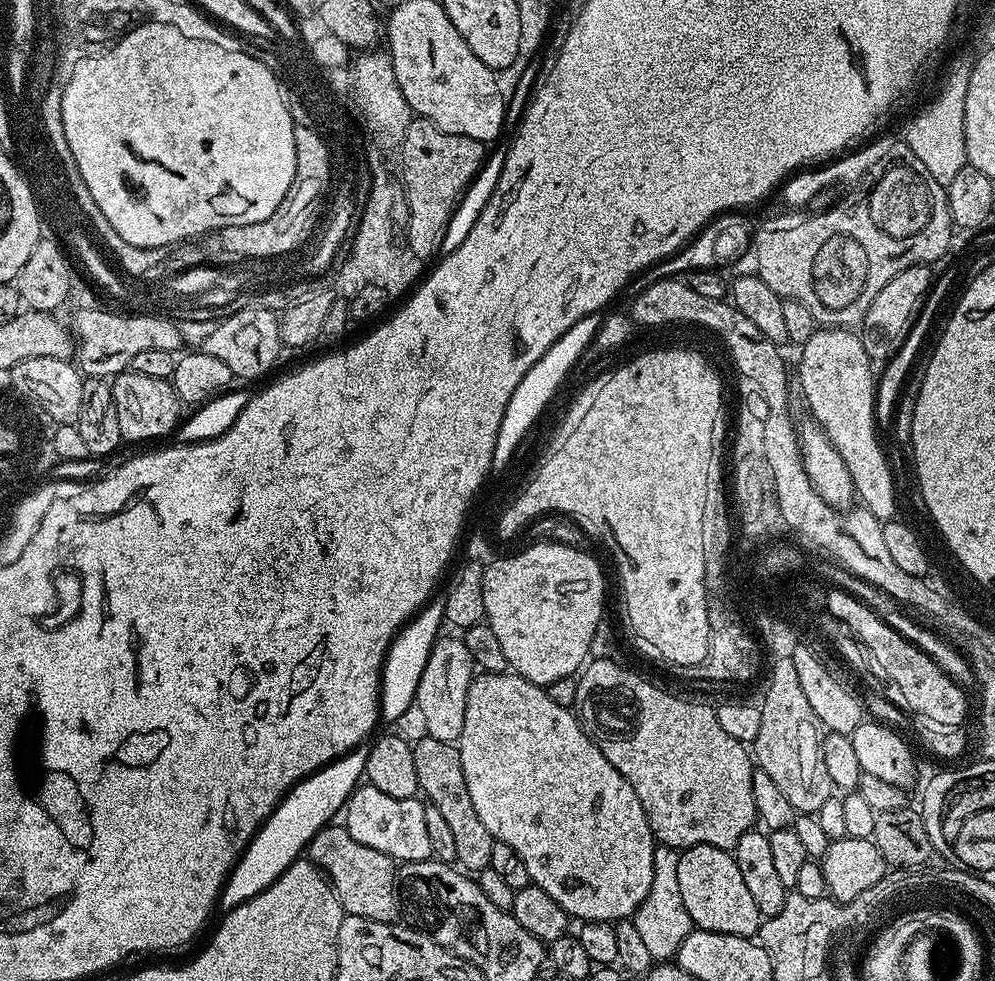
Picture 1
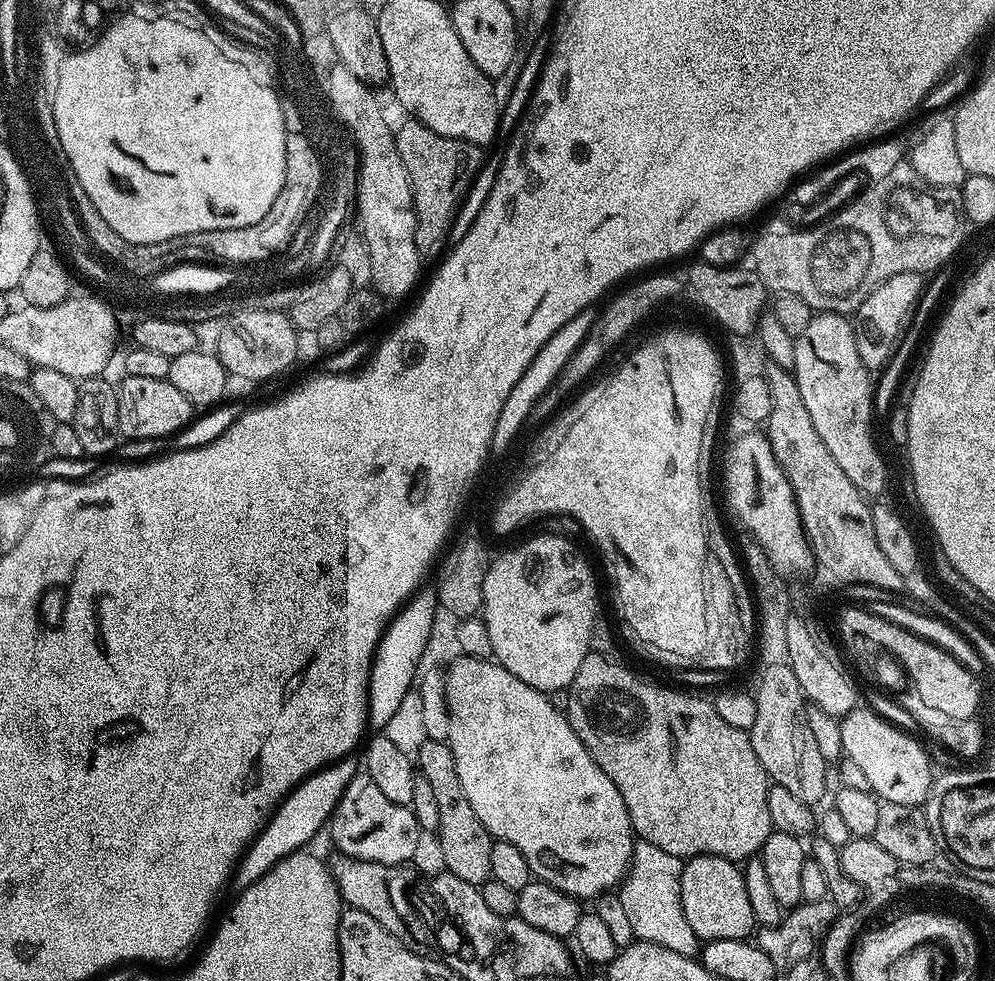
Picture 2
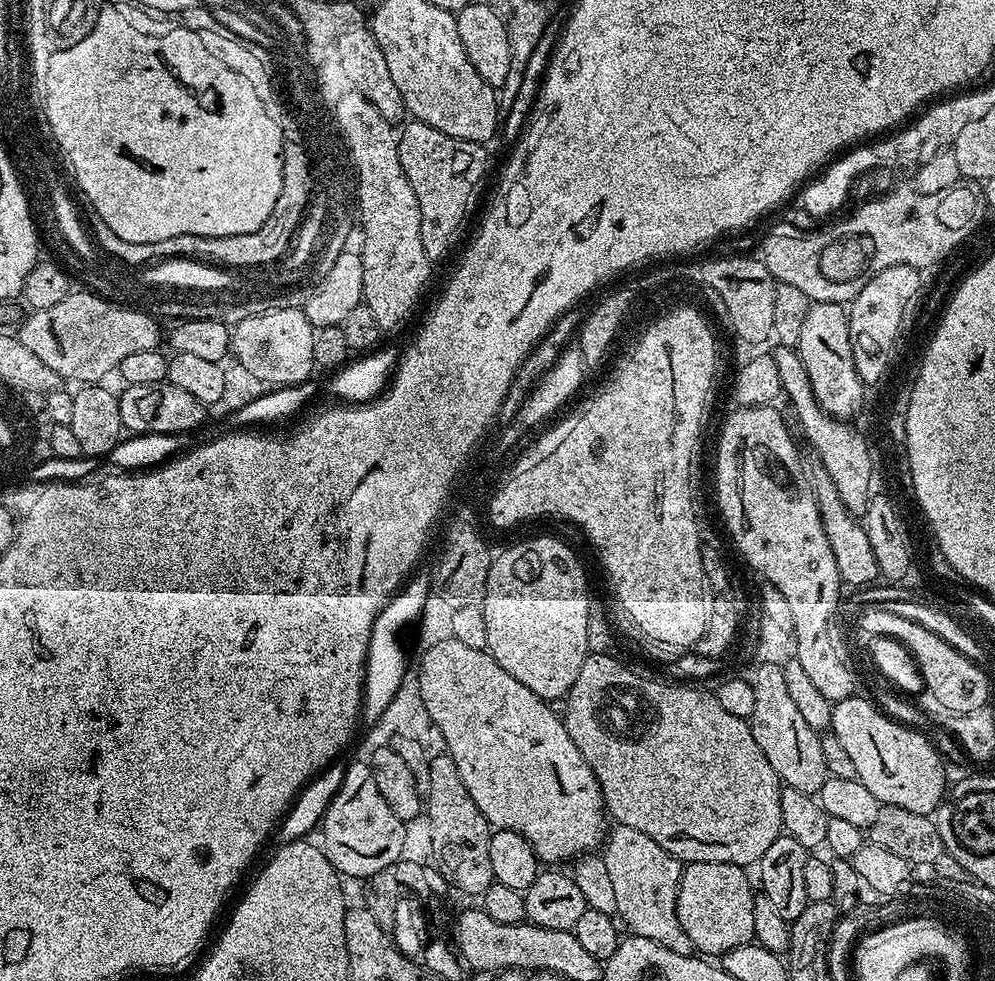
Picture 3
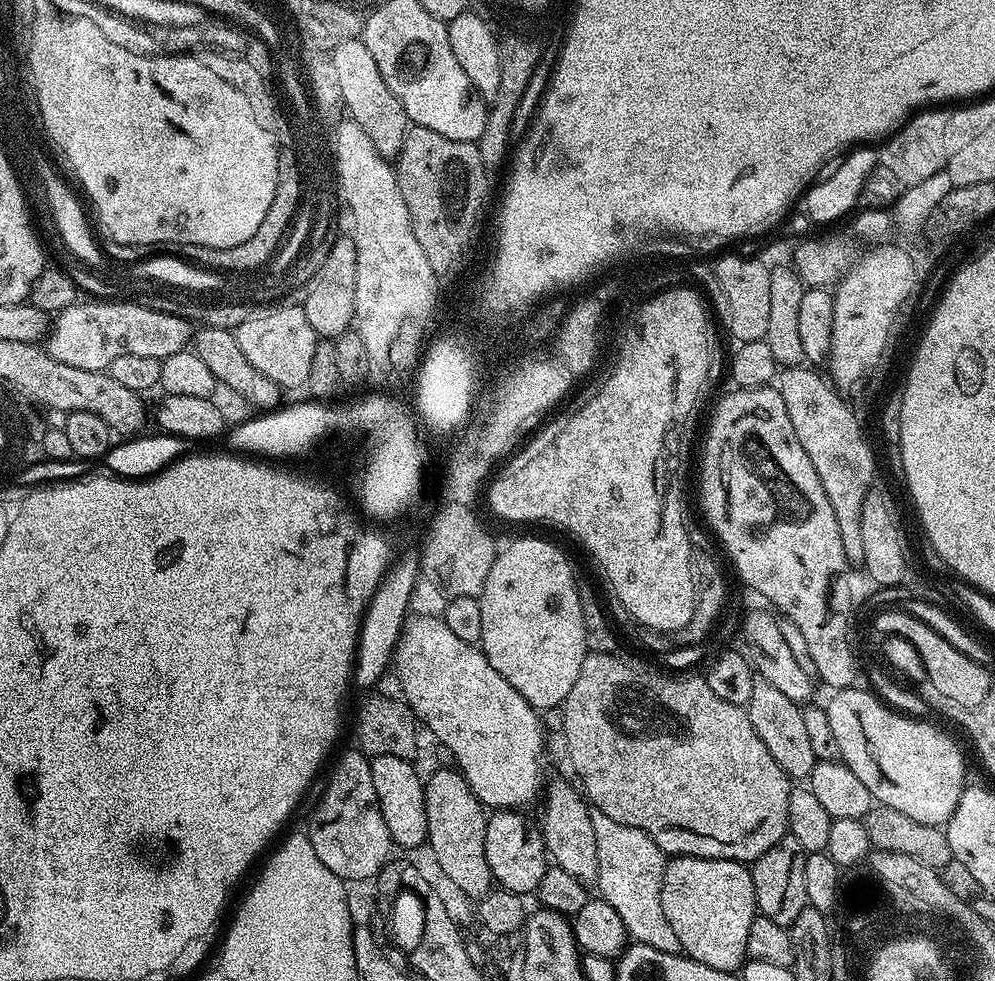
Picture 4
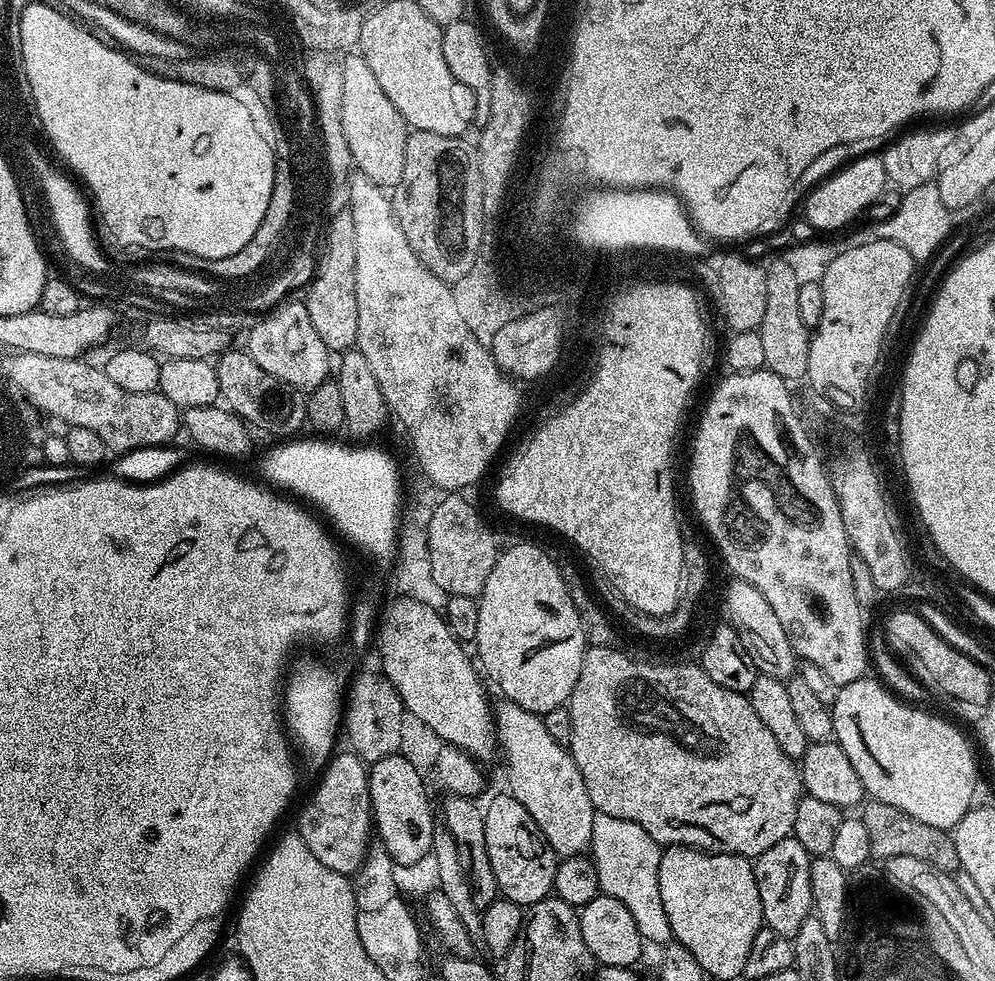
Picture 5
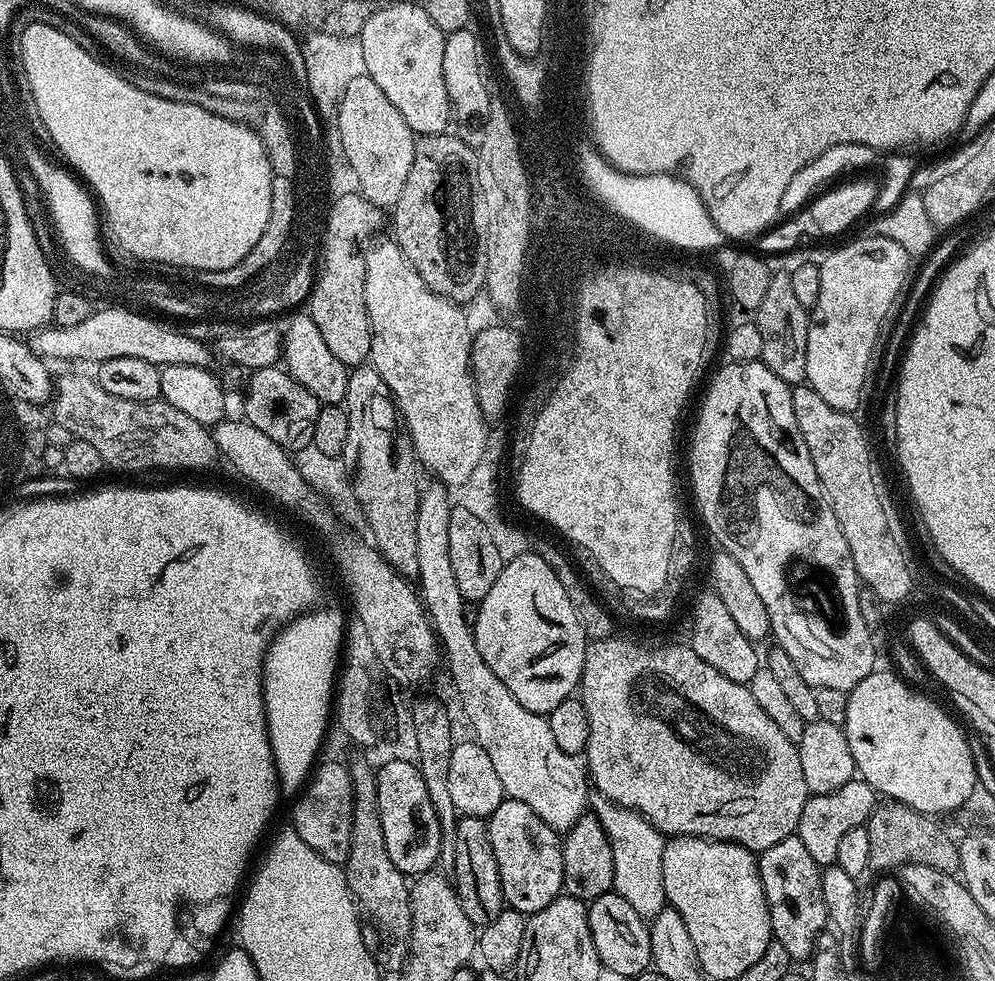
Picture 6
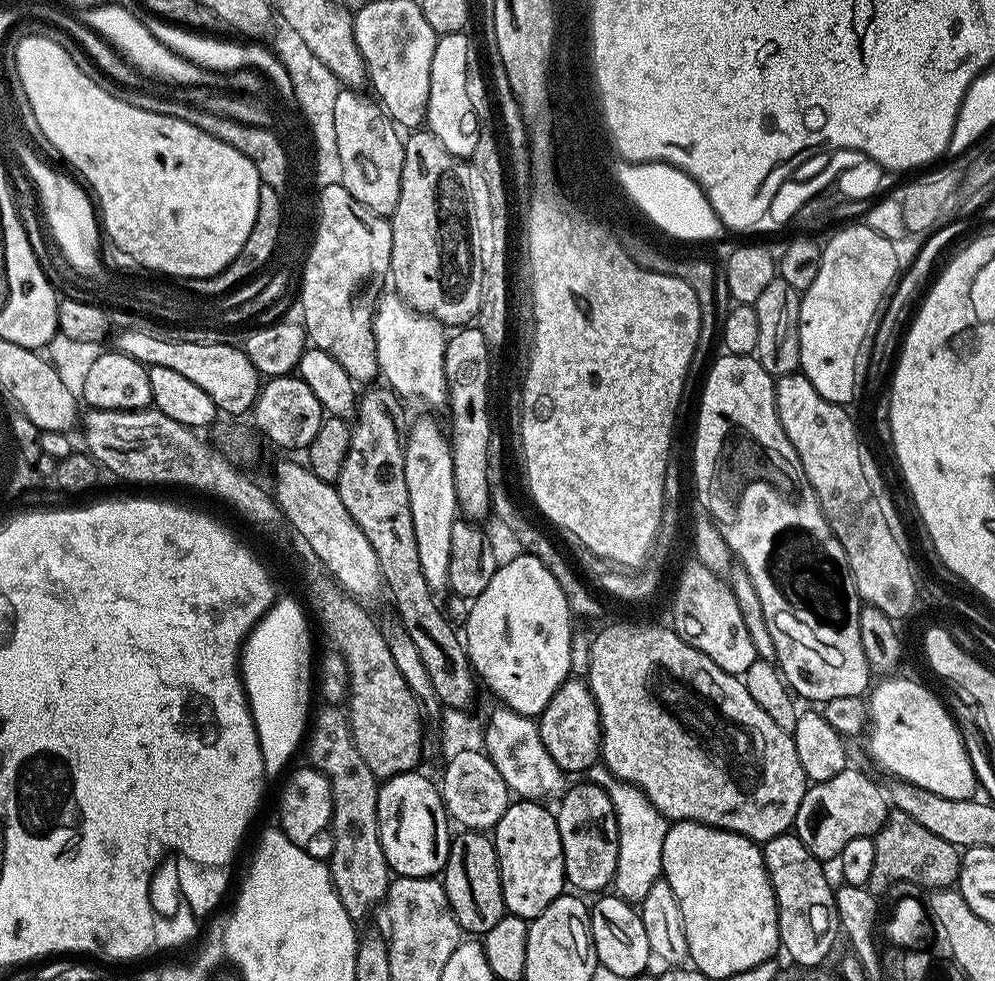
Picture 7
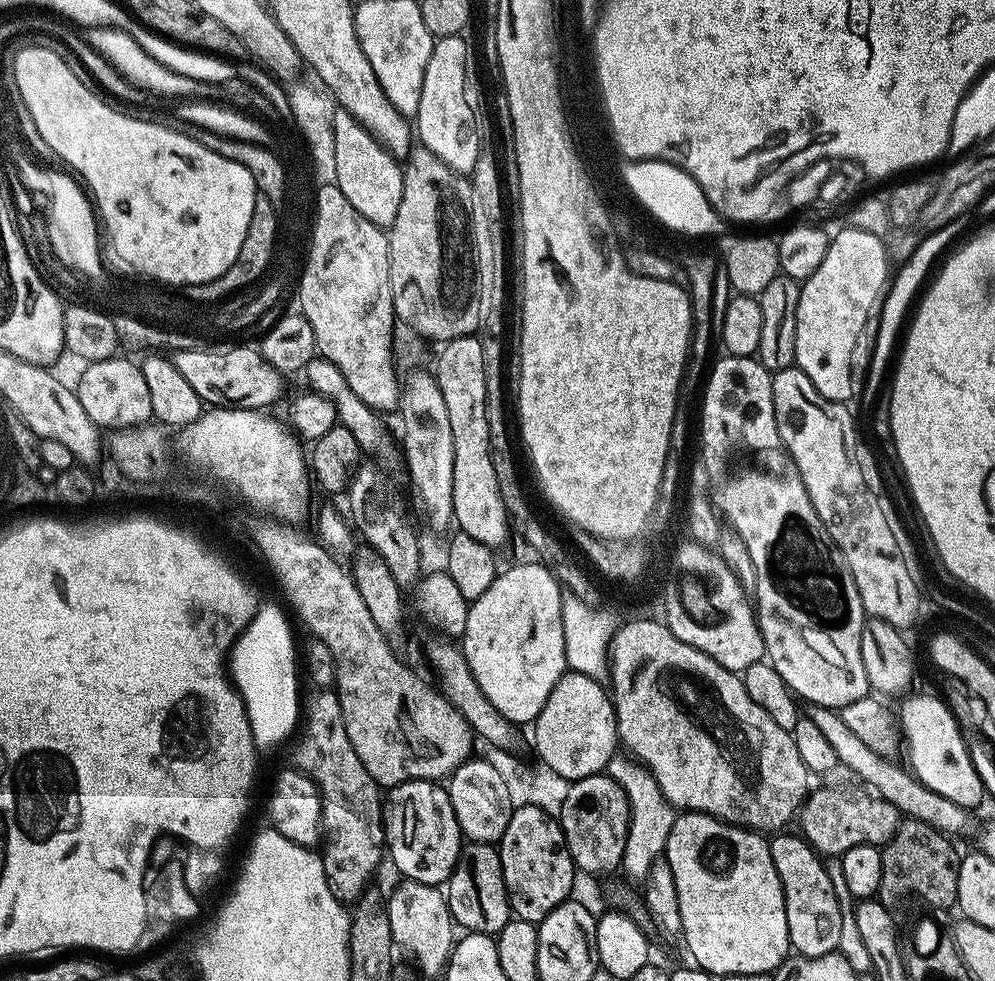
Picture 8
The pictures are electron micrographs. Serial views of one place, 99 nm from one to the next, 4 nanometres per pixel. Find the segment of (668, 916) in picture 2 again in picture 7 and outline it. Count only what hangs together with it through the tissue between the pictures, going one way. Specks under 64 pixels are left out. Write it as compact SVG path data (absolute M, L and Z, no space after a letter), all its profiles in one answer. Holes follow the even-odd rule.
M628 782L607 785L608 797L616 811L618 822L618 866L614 881L615 895L639 906L650 894L650 888L662 876L662 842L666 842L670 824L664 815L648 801L639 788Z

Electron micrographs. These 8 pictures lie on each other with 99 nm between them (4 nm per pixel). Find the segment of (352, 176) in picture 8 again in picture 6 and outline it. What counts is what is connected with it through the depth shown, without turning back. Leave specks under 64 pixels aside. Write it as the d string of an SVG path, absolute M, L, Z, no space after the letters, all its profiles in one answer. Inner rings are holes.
M367 74L350 78L342 90L336 115L340 150L349 163L359 195L379 208L392 208L401 196L413 162L415 133L402 114Z

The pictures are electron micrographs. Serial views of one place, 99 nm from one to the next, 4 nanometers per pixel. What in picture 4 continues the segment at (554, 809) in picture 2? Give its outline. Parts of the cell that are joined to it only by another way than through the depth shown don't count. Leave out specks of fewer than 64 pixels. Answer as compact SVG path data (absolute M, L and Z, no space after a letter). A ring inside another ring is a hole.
M409 615L404 621L400 637L396 643L394 676L400 683L403 702L411 709L415 719L423 727L425 724L436 735L437 742L456 759L454 761L455 767L462 773L464 781L470 786L470 790L478 797L485 809L524 810L527 804L535 802L536 795L539 792L541 795L542 789L546 784L546 779L544 780L544 736L546 737L546 729L542 723L541 713L537 709L532 708L530 702L526 702L526 698L522 698L522 694L518 694L518 690L514 690L514 686L510 686L510 682L506 682L506 678L502 678L502 674L498 674L498 670L494 670L494 666L490 666L490 662L485 658L483 651L477 645L461 642L452 633L450 626L446 626L444 619L439 616Z

